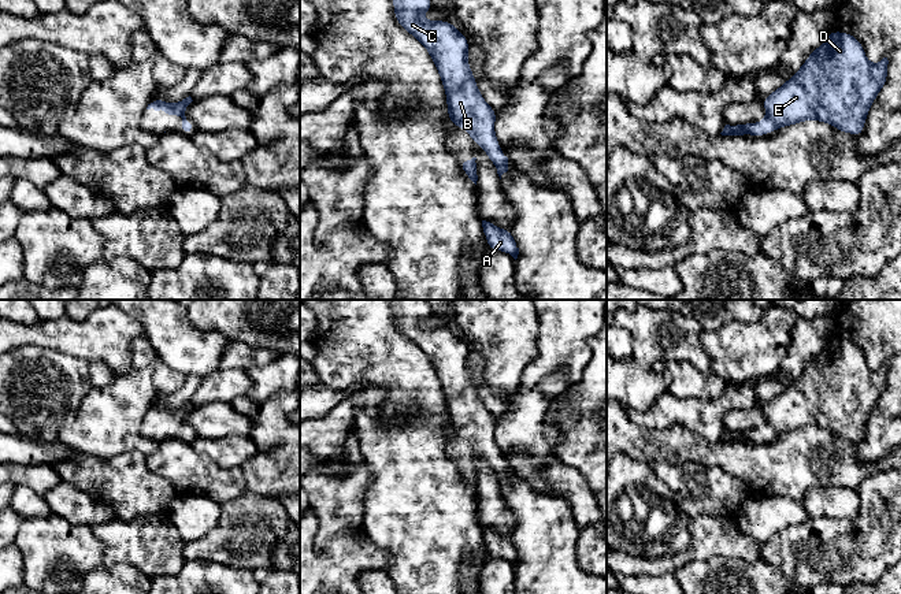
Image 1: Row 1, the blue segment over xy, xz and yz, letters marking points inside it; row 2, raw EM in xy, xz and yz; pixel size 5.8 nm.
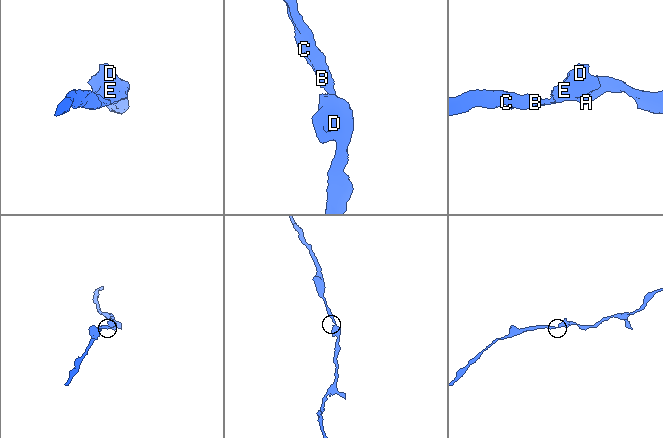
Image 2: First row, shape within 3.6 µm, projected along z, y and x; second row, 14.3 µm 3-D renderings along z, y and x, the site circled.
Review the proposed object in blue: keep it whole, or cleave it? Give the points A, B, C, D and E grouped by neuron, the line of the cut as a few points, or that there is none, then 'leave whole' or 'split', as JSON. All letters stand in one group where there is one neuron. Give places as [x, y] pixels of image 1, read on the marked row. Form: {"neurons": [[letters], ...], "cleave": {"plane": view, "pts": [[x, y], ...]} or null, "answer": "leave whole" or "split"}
{"neurons": [["A", "B", "C", "D", "E"]], "cleave": null, "answer": "leave whole"}

